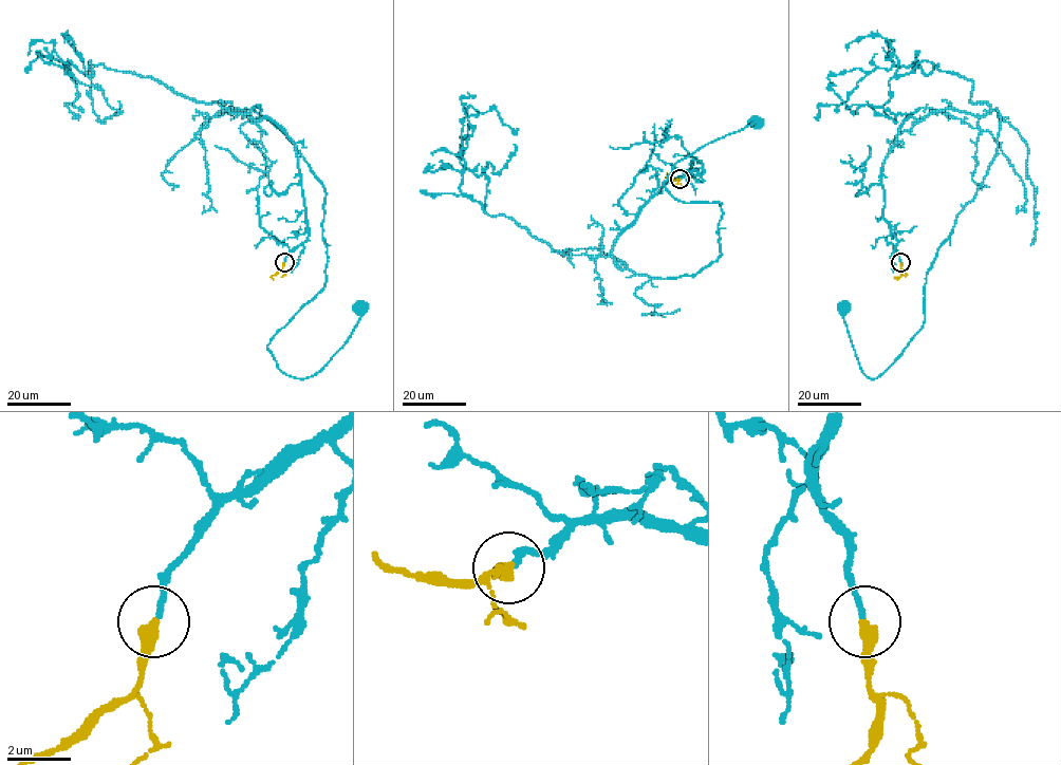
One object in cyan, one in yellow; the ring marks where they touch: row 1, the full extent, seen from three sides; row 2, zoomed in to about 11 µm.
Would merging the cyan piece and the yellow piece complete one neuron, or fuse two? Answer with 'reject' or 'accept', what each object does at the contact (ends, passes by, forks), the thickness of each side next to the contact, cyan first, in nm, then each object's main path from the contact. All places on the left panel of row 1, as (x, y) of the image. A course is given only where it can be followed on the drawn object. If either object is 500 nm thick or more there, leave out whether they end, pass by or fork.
accept; cyan ends; yellow ends; calibres 170 and 440 nm; course cyan (284, 262), (296, 146), (226, 109), (324, 190), (326, 282), (277, 367), (317, 373), (357, 309); course yellow (283, 262), (283, 267), (272, 277)

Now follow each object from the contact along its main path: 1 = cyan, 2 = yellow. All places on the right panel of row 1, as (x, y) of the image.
1: (900, 262), (880, 175), (898, 129), (996, 109), (997, 152), (927, 273), (924, 323), (877, 377), (843, 309)
2: (900, 262), (901, 274), (895, 277)

